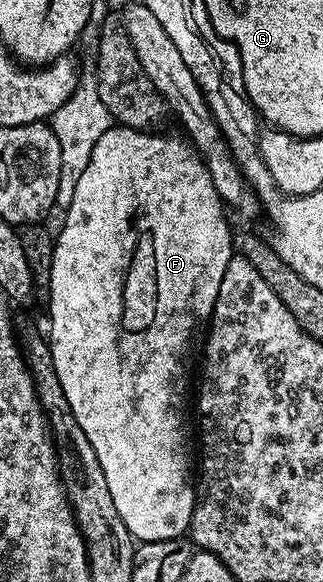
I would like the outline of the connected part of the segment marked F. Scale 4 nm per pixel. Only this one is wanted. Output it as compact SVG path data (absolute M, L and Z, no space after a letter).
M113 127L96 141L91 161L76 182L72 203L65 206L64 213L66 226L58 233L54 258L50 261L48 344L56 367L56 379L60 379L64 399L68 399L72 415L76 415L76 423L80 423L84 435L88 435L88 443L92 443L96 459L100 459L100 467L104 467L104 479L108 479L116 511L120 511L120 519L124 519L124 527L128 527L135 542L167 541L182 537L190 528L196 500L196 481L192 473L190 477L190 449L186 446L186 433L182 430L182 424L186 421L186 368L190 365L190 352L194 344L203 340L204 330L210 324L214 304L220 295L220 279L224 279L228 263L236 256L234 233L226 218L227 206L212 183L212 175L205 161L185 136L161 137L158 131Z

